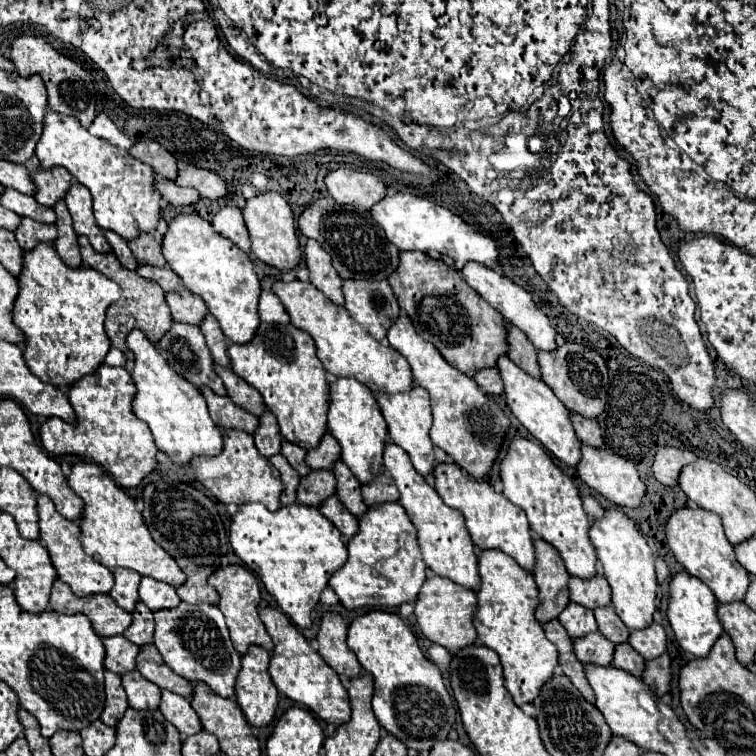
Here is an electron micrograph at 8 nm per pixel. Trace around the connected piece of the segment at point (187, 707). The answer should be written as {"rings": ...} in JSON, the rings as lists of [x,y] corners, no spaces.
{"rings":[[[162,691],[160,711],[180,731],[182,737],[190,737],[202,729],[202,723],[196,711],[192,709],[190,701],[172,691]]]}

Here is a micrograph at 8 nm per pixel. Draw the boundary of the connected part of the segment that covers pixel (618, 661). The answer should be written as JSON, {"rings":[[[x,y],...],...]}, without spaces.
{"rings":[[[626,643],[626,645],[616,645],[616,651],[614,651],[614,661],[612,665],[618,667],[618,669],[624,669],[628,673],[632,673],[634,677],[640,677],[642,679],[642,673],[644,673],[644,659]]]}

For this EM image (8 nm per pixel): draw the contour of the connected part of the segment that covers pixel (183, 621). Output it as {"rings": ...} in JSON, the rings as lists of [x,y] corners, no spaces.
{"rings":[[[184,601],[176,609],[154,611],[156,633],[154,645],[164,657],[166,665],[194,683],[206,683],[220,697],[232,699],[236,695],[236,677],[240,673],[240,653],[234,649],[228,627],[224,623],[224,615],[218,607],[212,605],[184,605]]]}

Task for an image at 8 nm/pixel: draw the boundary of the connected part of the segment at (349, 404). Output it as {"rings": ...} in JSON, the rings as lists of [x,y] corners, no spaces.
{"rings":[[[338,379],[330,385],[330,395],[332,401],[328,409],[328,431],[338,439],[342,447],[342,461],[350,467],[358,481],[366,485],[384,471],[382,453],[388,441],[388,427],[378,407],[376,395],[356,379]]]}

